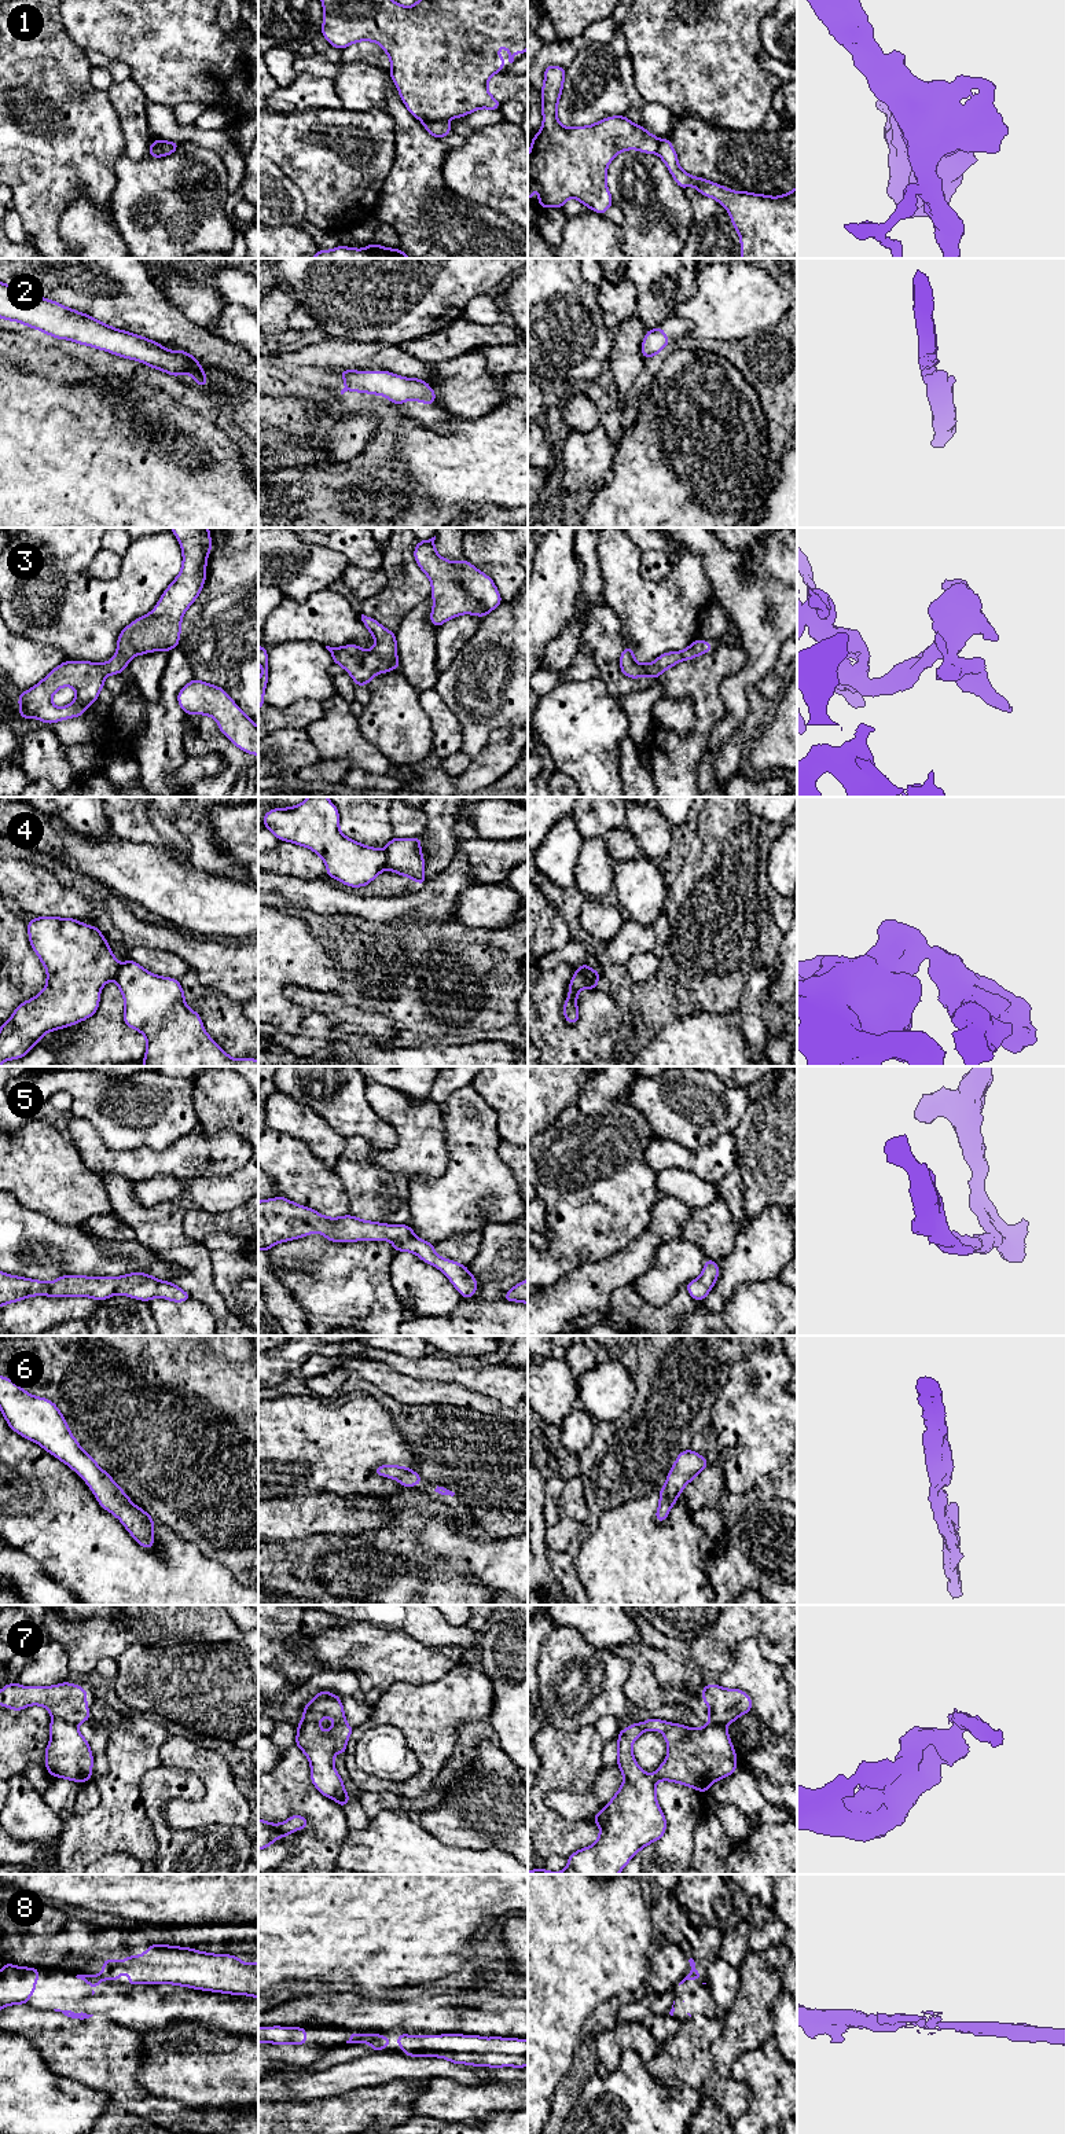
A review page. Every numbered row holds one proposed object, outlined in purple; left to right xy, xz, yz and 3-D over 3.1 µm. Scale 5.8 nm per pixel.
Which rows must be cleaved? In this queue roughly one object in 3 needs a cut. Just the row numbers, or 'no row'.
1, 4, 7, 8

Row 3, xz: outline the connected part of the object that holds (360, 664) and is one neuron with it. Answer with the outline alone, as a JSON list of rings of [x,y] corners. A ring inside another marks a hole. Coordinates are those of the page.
[[[361,614],[361,621],[375,639],[372,649],[364,650],[357,644],[326,646],[334,664],[341,665],[353,677],[356,687],[368,684],[378,673],[400,669],[396,633],[364,614]]]

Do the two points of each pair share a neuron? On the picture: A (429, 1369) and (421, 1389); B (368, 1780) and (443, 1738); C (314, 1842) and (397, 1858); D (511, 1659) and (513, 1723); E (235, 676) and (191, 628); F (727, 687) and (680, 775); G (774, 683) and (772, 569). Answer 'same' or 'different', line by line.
A: different
B: same
C: different
D: same
E: same
F: different
G: different

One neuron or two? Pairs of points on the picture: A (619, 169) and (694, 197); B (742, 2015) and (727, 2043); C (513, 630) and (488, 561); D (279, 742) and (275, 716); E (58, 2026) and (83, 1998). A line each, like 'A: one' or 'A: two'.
A: two
B: one
C: two
D: two
E: two

